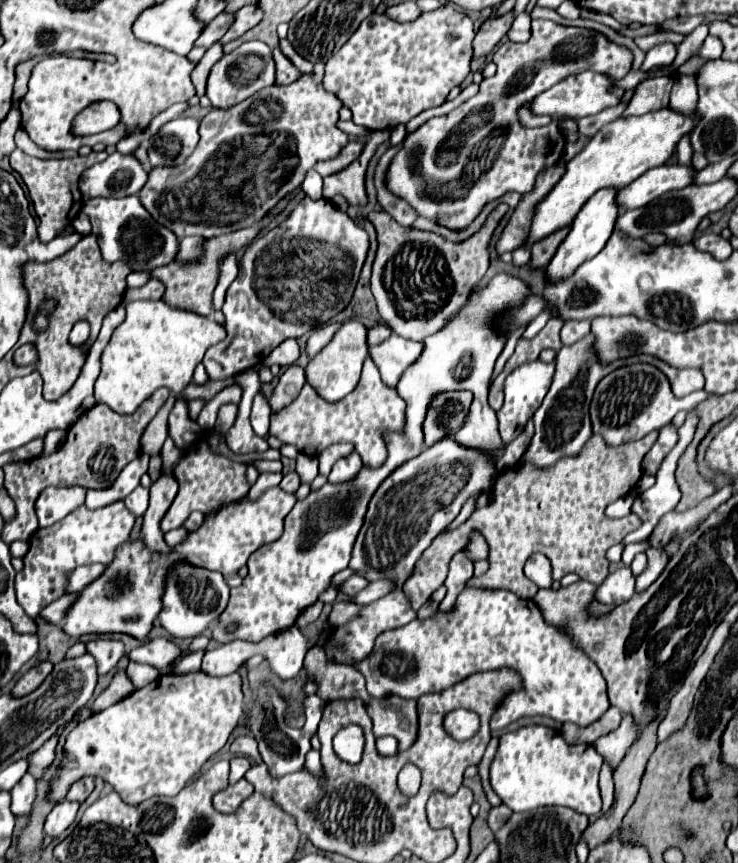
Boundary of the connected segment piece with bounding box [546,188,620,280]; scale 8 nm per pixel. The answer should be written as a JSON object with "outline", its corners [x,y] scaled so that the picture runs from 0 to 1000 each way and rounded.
{"outline":[[[821,218],[818,222],[808,222],[808,227],[802,227],[797,232],[797,236],[791,236],[791,241],[783,246],[780,255],[775,257],[772,271],[764,276],[764,280],[759,283],[753,297],[740,308],[743,324],[756,324],[756,322],[772,320],[789,304],[799,301],[802,297],[808,297],[818,287],[818,283],[824,280],[824,276],[832,267],[835,250],[840,248],[840,241],[835,236],[835,227],[837,227],[837,222],[829,222],[829,218]]]}

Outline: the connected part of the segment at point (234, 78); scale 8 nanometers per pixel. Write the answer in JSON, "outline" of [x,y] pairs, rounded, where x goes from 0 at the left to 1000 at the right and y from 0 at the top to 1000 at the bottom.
{"outline":[[[333,49],[331,53],[322,53],[312,63],[304,63],[285,81],[282,95],[279,95],[279,111],[285,114],[290,125],[314,125],[325,121],[328,116],[344,111],[350,104],[371,97],[371,70],[369,58],[358,49]]]}

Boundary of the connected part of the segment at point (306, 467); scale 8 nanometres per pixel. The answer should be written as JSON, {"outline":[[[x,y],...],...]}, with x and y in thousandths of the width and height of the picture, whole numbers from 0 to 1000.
{"outline":[[[404,526],[404,531],[401,531],[401,547],[407,549],[409,559],[423,559],[431,552],[428,533],[431,531],[423,531],[423,528],[415,528],[415,526]]]}

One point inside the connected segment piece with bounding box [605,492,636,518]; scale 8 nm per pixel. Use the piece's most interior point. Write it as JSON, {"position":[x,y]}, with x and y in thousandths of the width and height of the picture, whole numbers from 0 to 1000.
{"position":[844,587]}

